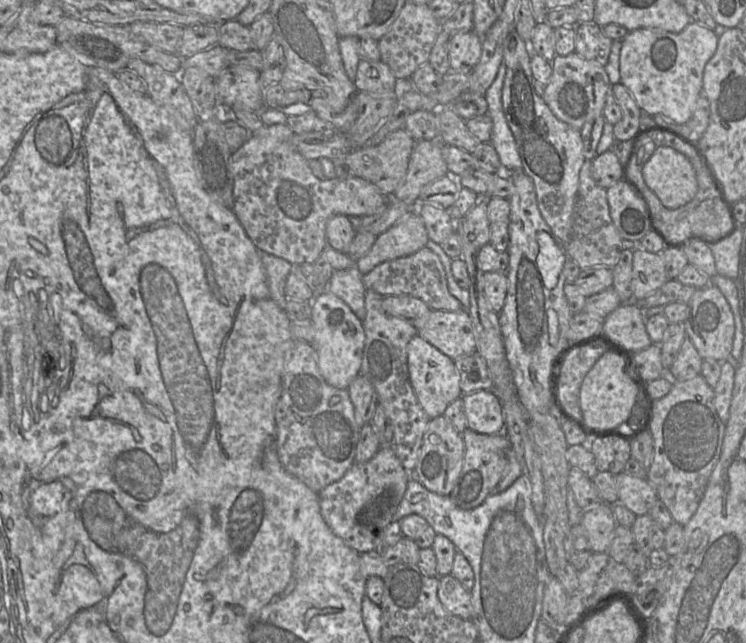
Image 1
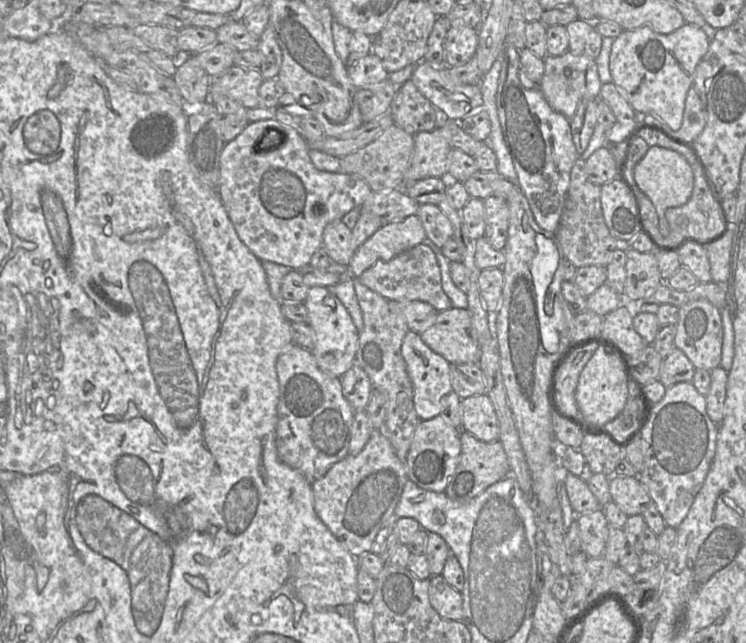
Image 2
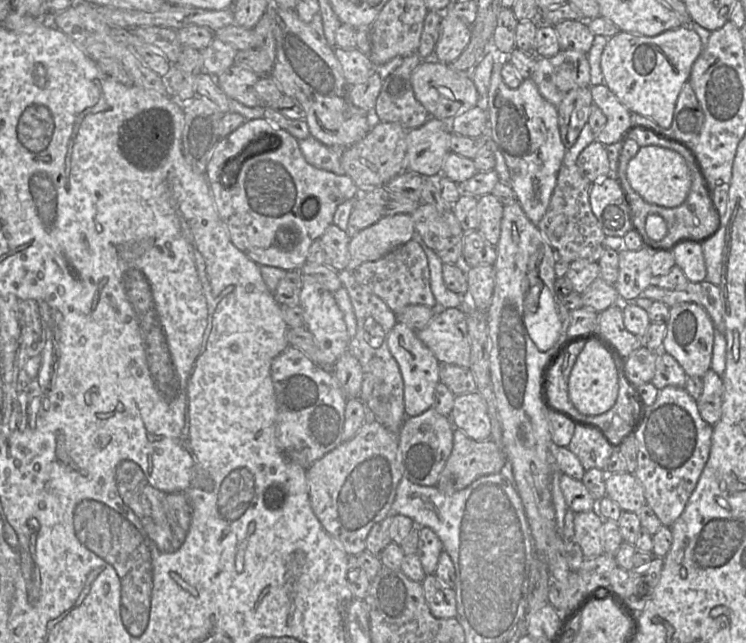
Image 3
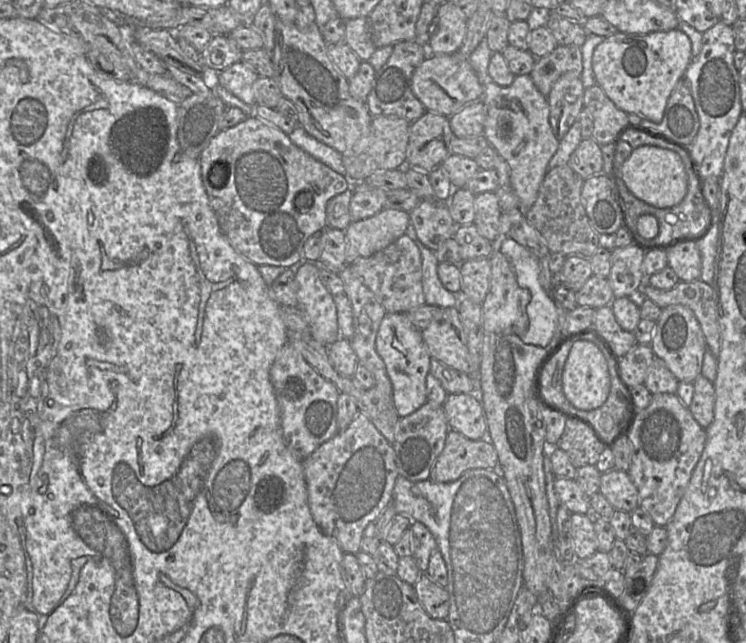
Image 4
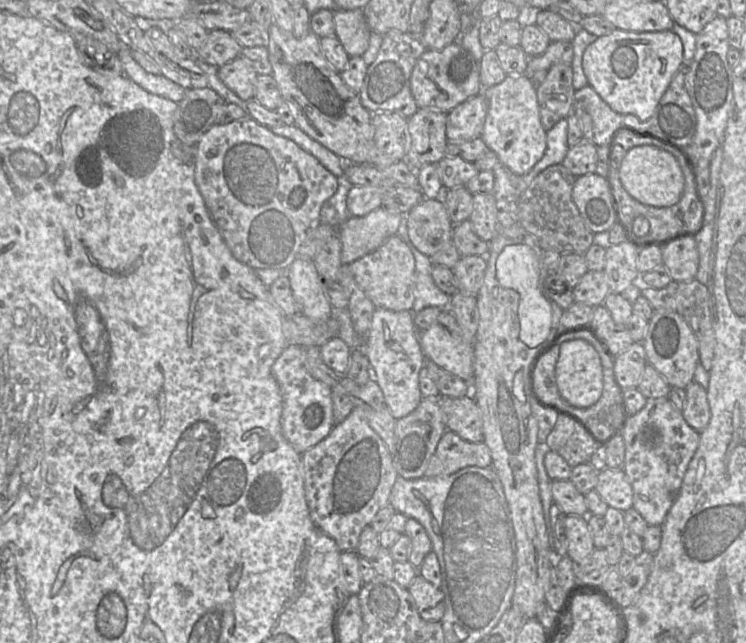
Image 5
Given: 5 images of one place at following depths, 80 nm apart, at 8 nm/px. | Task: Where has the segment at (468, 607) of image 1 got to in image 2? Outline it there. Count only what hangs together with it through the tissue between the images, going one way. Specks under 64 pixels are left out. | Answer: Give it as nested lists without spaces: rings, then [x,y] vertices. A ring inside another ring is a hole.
[[[441,575],[429,579],[429,601],[435,611],[449,620],[463,620],[463,598]]]

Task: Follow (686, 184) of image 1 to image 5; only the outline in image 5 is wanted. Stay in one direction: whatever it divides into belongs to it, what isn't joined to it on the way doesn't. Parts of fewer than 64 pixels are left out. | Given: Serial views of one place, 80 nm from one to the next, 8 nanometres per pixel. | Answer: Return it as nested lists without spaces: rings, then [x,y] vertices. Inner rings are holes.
[[[641,145],[627,152],[621,162],[619,177],[626,191],[642,204],[669,207],[676,204],[684,191],[685,179],[675,156],[652,145]]]

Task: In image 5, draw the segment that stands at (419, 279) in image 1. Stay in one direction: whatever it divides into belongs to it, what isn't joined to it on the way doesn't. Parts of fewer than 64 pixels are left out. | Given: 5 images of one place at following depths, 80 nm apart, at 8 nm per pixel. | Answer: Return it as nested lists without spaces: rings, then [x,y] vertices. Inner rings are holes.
[[[389,237],[377,249],[348,266],[358,286],[376,308],[391,311],[412,310],[415,301],[415,258],[400,237]]]

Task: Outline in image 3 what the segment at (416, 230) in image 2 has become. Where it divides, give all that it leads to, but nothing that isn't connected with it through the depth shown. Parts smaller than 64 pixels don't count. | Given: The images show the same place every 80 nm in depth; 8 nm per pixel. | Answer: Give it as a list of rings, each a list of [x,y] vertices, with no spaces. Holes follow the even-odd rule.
[[[410,214],[382,217],[350,238],[347,270],[353,271],[364,262],[379,260],[412,240],[414,232],[414,221]]]

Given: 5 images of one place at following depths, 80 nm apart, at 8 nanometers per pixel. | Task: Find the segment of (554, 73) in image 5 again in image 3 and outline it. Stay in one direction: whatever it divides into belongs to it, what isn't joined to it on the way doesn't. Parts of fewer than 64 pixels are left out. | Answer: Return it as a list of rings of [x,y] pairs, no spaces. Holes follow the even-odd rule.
[[[590,88],[569,91],[556,107],[561,139],[567,149],[572,147],[587,125],[593,105]]]

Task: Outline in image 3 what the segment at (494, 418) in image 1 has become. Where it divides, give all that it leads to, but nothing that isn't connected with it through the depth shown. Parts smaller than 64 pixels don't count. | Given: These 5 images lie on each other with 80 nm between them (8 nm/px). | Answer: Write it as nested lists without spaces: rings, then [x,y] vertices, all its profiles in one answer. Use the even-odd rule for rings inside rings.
[[[477,391],[455,396],[450,421],[455,429],[476,441],[491,439],[487,402]]]

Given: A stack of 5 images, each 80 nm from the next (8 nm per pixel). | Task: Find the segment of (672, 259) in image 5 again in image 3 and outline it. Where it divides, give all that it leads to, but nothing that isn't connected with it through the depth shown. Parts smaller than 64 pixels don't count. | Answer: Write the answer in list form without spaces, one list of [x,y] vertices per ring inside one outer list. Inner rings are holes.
[[[684,240],[671,249],[675,264],[691,282],[701,282],[706,278],[706,266],[702,244],[697,241]]]

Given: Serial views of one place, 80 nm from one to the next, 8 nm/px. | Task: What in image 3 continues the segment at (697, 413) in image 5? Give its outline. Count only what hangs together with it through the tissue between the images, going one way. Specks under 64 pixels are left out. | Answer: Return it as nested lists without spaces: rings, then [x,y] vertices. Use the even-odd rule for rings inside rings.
[[[711,369],[702,376],[703,391],[697,407],[703,420],[714,426],[721,417],[723,400],[723,379]]]

